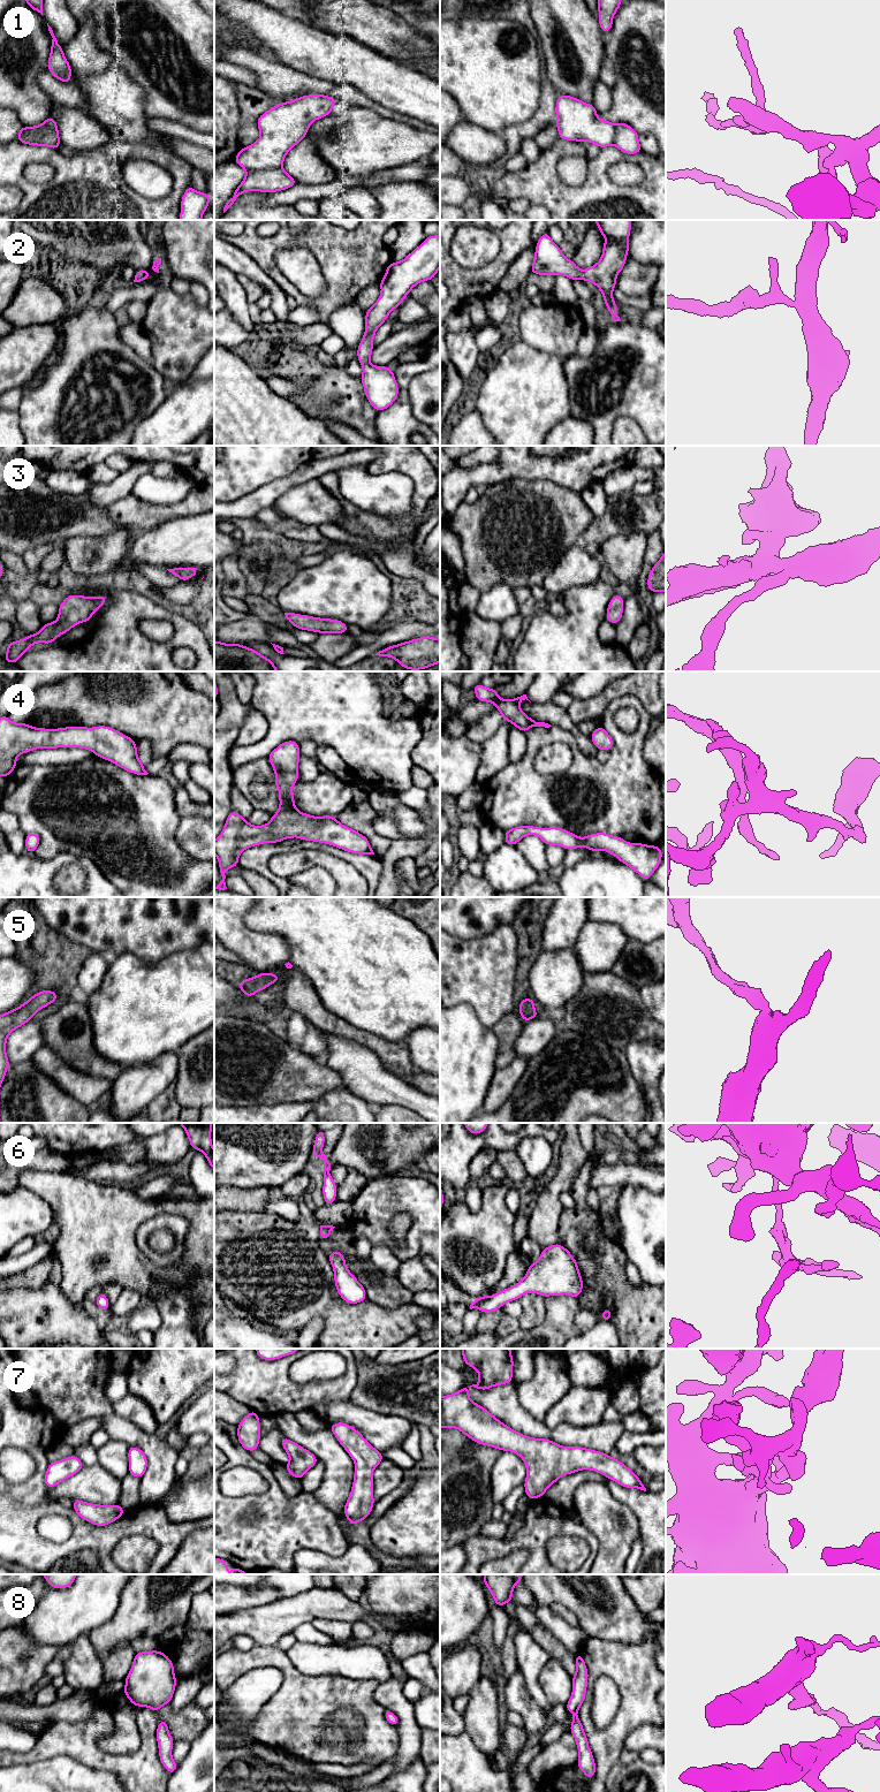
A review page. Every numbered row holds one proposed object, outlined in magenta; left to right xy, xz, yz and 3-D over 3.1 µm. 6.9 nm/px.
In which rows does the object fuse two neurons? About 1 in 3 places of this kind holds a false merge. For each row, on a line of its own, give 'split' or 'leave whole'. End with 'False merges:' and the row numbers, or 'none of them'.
1: split
2: leave whole
3: leave whole
4: leave whole
5: leave whole
6: leave whole
7: leave whole
8: leave whole
False merges: 1

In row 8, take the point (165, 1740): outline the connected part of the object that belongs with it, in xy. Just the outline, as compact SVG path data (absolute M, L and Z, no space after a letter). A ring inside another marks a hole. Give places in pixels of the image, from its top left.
M166 1719L159 1721L155 1738L159 1748L159 1760L161 1761L165 1769L169 1772L169 1775L173 1775L179 1764L172 1757L174 1739L169 1733Z

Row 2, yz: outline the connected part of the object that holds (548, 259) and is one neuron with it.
M593 220L600 234L606 238L600 260L585 271L579 269L572 259L563 256L548 231L536 244L531 274L564 275L570 280L584 280L595 284L602 293L604 303L610 312L612 320L621 321L616 313L612 291L616 288L616 276L623 269L628 252L631 220Z

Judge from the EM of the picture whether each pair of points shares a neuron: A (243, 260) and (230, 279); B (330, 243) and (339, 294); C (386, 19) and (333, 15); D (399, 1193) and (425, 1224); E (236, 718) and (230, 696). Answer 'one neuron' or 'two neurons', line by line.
A: two neurons
B: one neuron
C: one neuron
D: one neuron
E: one neuron

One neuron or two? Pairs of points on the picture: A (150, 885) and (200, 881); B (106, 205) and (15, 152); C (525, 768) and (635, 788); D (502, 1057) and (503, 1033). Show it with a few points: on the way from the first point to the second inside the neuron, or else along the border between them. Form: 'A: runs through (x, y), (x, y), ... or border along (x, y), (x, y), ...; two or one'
A: runs through (162, 881), (188, 881); one
B: runs through (83, 184), (53, 157), (38, 154); one
C: runs through (553, 779), (566, 772), (607, 788); one
D: runs through (505, 1052), (505, 1039); one

